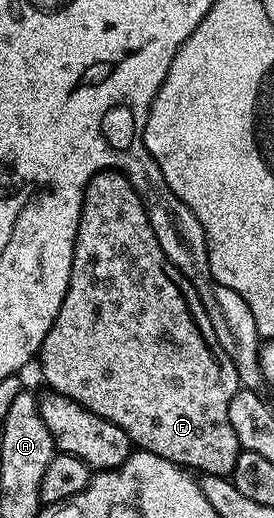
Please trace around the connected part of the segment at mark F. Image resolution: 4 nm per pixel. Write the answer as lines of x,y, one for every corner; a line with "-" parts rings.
100,171
98,175
91,177
91,181
85,186
73,250
69,288
63,297
63,305
59,305
59,313
41,346
39,363
40,359
41,375
49,382
47,385
49,391
57,391
63,397
83,405
83,409
91,409
91,413
111,421
111,425
119,425
119,429
127,433
129,442
134,448
150,451
197,473
232,476
235,461
242,449
239,445
239,437
235,437
235,429
231,429
229,410
231,397
235,397
235,393
242,390
241,378
231,357
227,357
226,351
219,346
219,340
215,338
215,329
211,329
211,320
207,318
207,309
203,309
203,301
199,293
193,288
191,281
187,281
187,277
183,277
183,273
179,273
179,269
175,269
175,265
167,261
137,188
131,185
128,175
120,171

